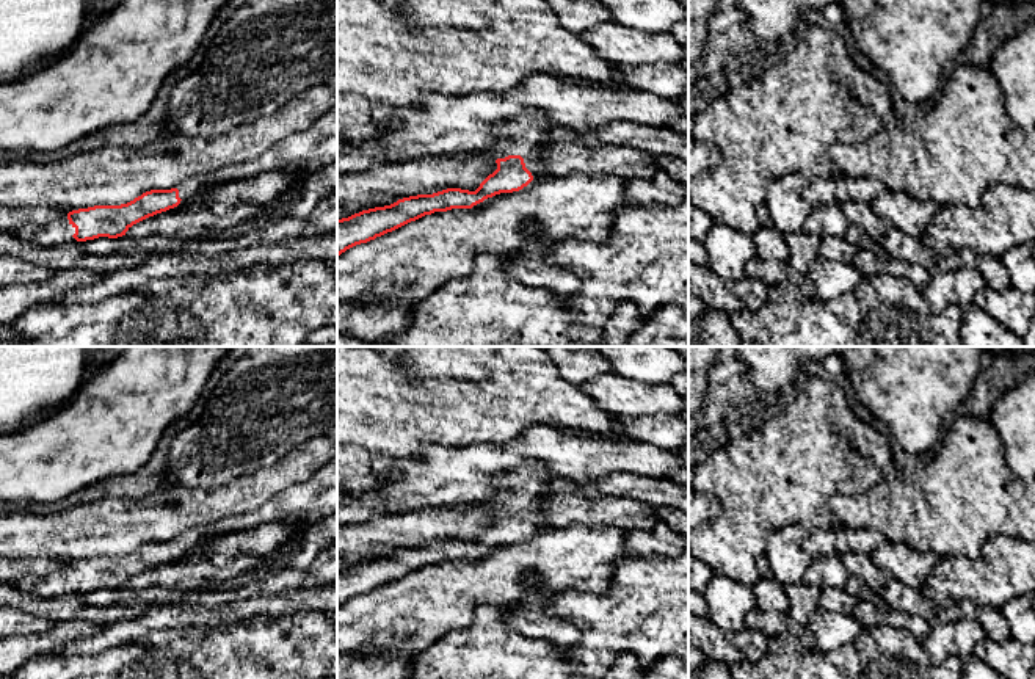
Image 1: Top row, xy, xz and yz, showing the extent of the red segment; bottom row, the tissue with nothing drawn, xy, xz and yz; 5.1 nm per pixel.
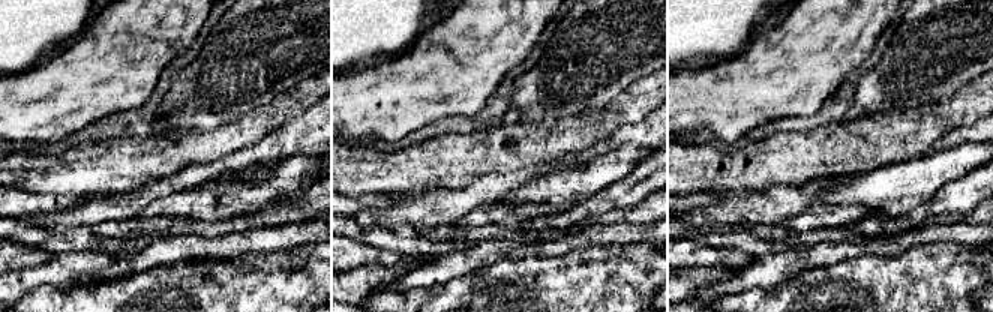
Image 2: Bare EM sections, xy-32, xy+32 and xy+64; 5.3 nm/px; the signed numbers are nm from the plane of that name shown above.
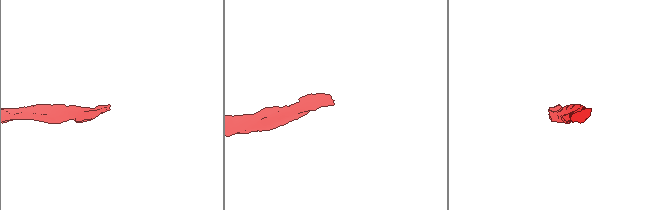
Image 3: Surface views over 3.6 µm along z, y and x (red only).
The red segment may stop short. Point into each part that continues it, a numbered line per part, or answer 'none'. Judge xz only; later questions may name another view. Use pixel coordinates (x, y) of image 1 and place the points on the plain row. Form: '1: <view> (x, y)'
1: xz (533, 518)

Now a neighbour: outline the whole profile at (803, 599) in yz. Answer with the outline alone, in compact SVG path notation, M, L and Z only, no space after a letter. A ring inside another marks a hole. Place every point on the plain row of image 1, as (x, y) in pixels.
M804 582L784 586L789 599L789 615L806 626L811 615L819 608L820 588Z

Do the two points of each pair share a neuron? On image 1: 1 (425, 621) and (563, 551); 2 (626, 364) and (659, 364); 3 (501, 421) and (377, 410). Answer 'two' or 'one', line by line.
1: one
2: one
3: one

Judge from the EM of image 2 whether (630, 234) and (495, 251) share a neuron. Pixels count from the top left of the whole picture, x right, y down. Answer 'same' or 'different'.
same

